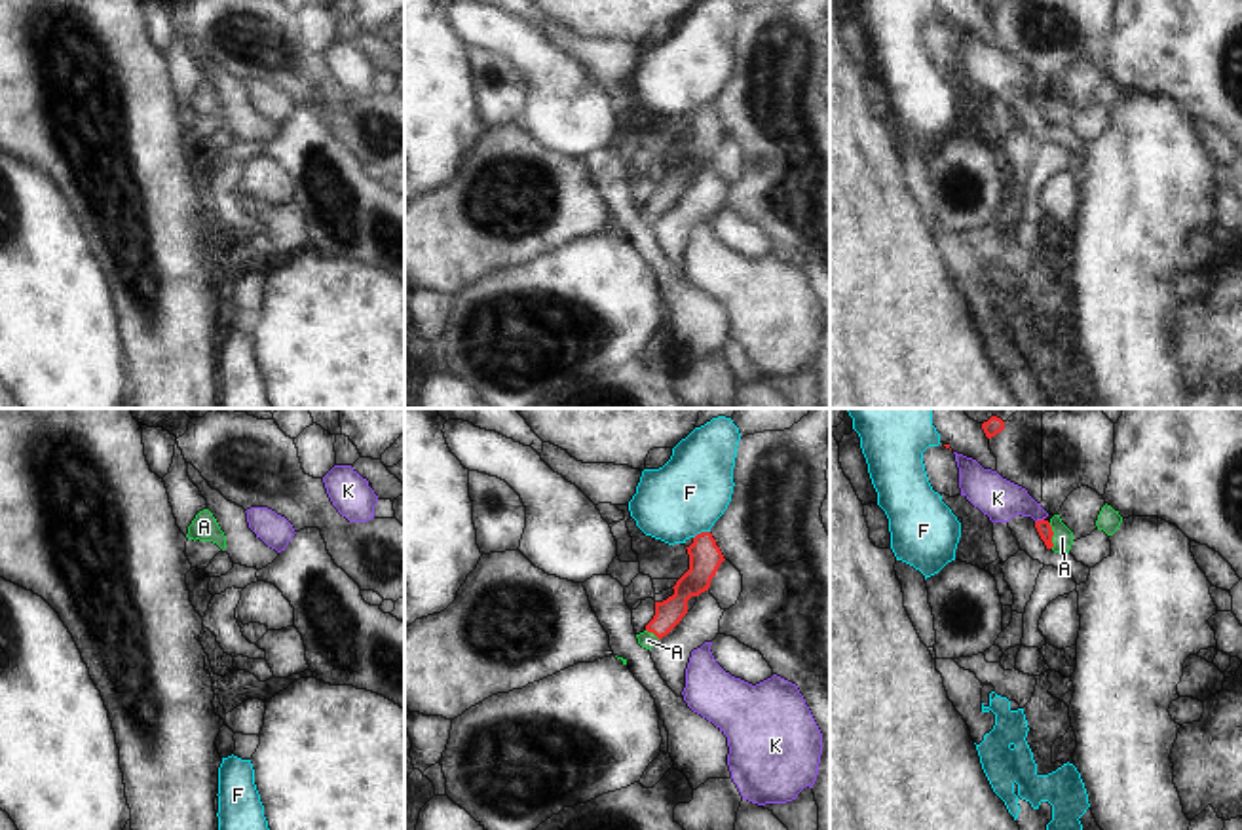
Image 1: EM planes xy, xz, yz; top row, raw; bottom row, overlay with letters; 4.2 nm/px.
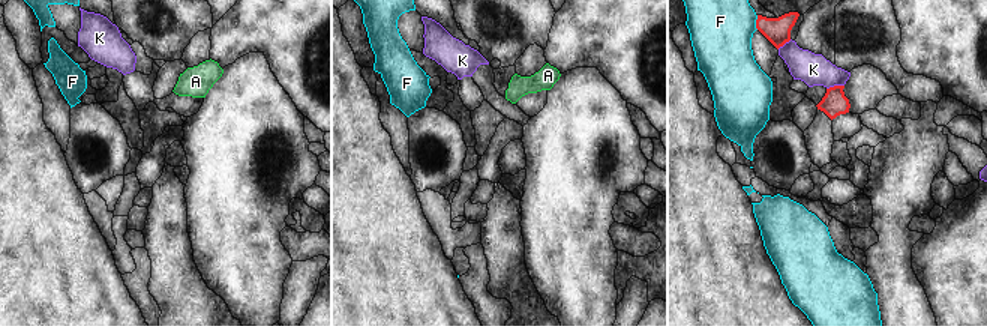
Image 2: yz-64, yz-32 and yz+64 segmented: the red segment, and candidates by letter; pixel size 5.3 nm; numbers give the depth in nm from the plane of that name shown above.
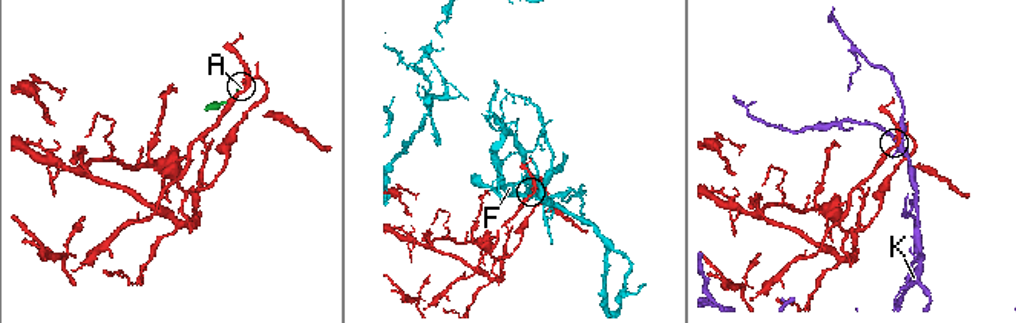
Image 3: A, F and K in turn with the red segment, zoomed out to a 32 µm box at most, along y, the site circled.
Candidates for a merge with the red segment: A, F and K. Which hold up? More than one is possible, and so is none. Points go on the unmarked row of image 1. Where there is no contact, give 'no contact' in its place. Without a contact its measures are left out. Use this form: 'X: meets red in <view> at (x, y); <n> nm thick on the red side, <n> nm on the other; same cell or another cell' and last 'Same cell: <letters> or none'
A: meets red in yz at (1053, 109); 70 nm thick on the red side, 90 nm on the other; same cell
F: meets red in xz at (701, 107); 140 nm thick on the red side, 320 nm on the other; another cell
K: meets red in yz at (1039, 95); 70 nm thick on the red side, 170 nm on the other; another cell
Same cell: A

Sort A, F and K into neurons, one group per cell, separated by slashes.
A / F / K

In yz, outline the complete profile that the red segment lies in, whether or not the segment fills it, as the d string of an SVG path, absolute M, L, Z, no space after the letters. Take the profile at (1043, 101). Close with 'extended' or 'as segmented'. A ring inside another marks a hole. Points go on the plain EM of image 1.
M1054 89L1050 95L1037 95L1035 103L1046 123L1052 123L1054 127L1069 127L1073 106L1062 97L1060 89Z; extended

